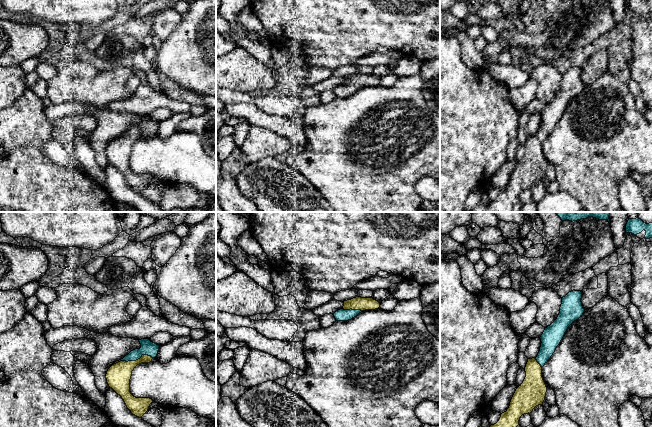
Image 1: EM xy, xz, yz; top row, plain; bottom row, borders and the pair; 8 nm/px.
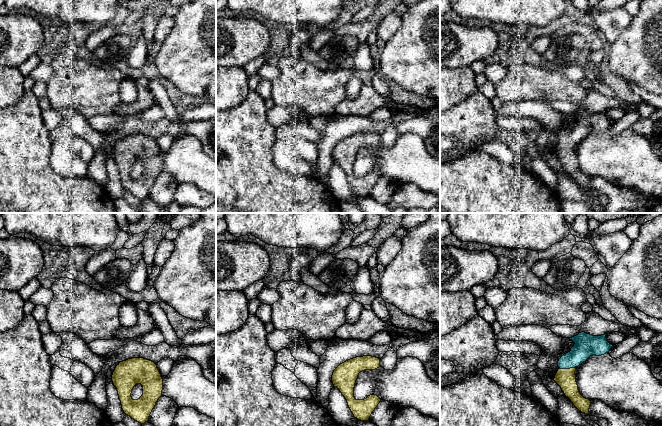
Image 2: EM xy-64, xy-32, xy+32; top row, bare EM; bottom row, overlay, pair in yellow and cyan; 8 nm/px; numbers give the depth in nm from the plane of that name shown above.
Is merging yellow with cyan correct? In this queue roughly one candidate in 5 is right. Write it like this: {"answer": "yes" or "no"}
{"answer": "yes"}

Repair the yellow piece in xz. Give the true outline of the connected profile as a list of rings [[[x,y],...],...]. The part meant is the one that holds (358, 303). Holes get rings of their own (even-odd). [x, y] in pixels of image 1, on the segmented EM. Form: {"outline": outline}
{"outline": [[[356,297],[351,300],[344,301],[342,309],[336,311],[333,315],[336,321],[348,321],[356,317],[365,310],[375,310],[380,308],[380,303],[371,298]]]}

